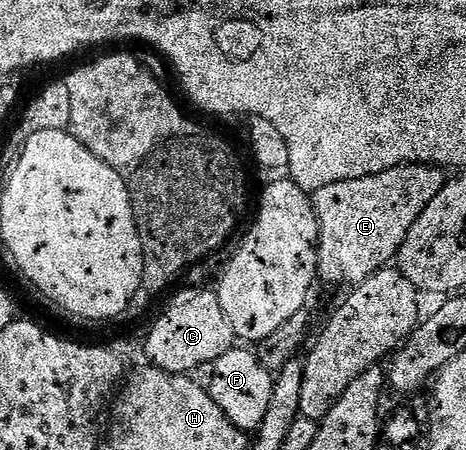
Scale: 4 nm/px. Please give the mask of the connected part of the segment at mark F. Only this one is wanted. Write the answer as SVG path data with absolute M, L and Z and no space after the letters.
M235 346L228 350L228 354L220 354L214 360L212 384L208 389L212 402L220 406L220 410L240 431L247 434L257 433L265 414L269 412L272 402L275 373L258 361L257 351L250 352L246 346Z

